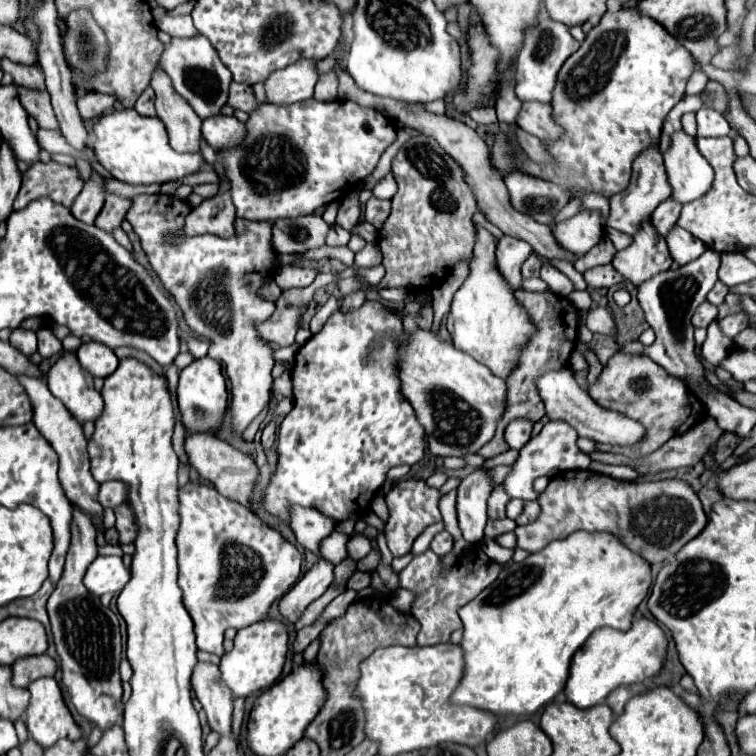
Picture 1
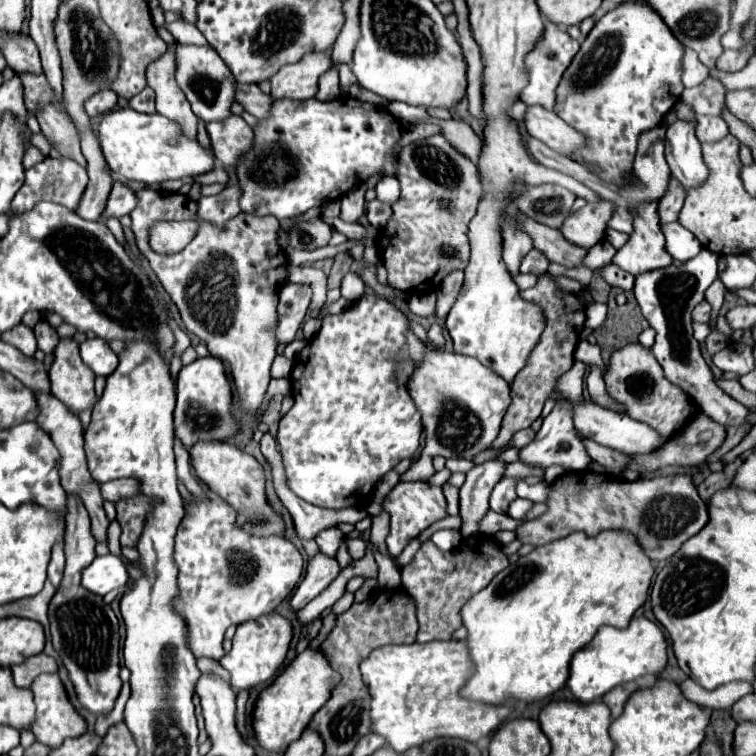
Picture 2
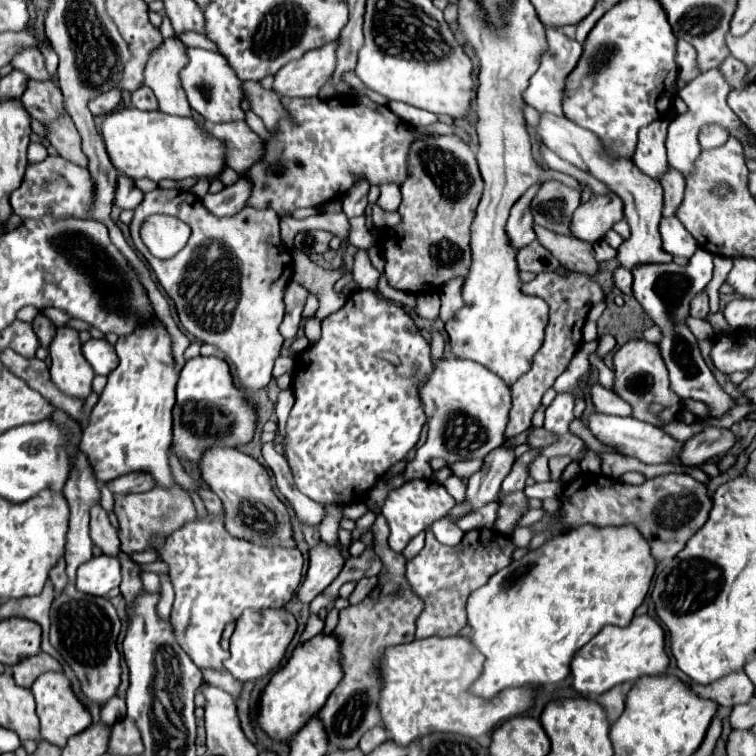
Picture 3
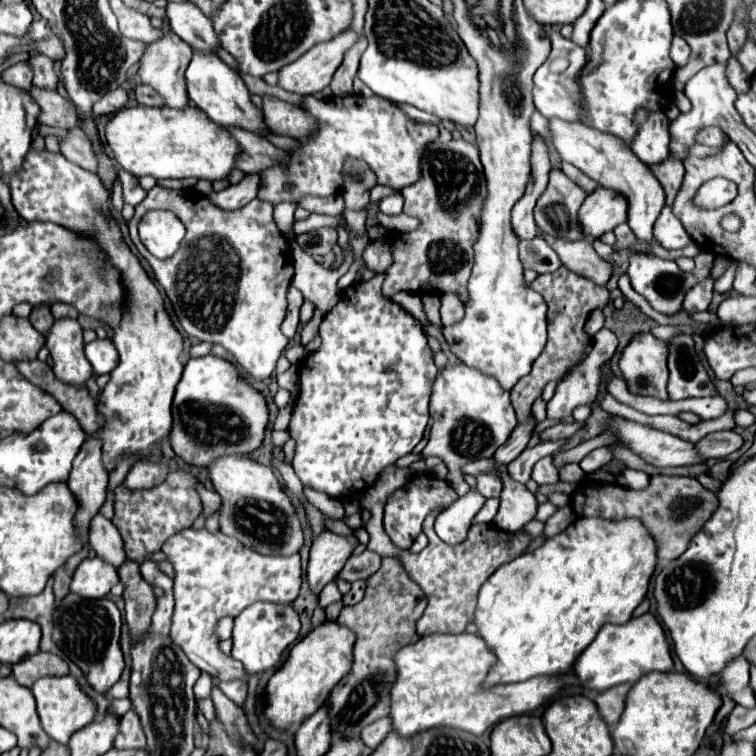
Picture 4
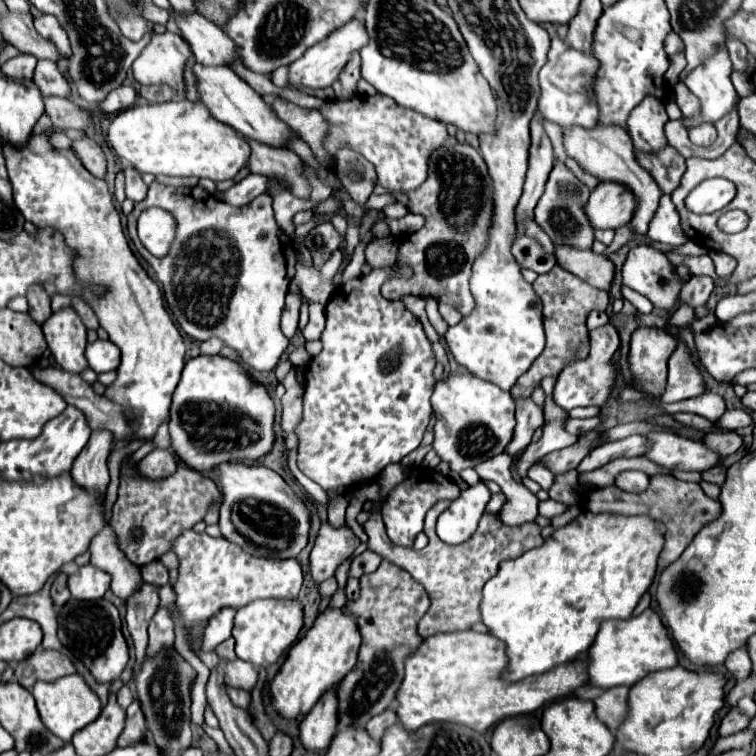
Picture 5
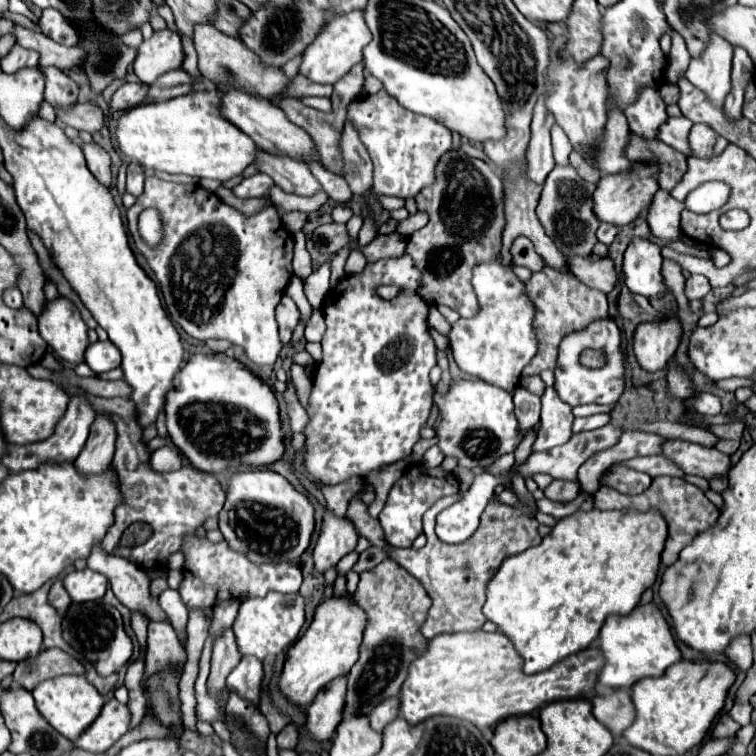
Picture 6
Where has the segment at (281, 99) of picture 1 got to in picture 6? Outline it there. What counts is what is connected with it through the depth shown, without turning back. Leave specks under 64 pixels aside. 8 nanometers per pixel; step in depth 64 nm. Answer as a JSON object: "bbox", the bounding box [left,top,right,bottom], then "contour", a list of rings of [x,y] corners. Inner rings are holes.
{"bbox":[298,10,372,84],"contour":[[[360,10],[344,16],[334,16],[328,22],[328,26],[322,30],[322,34],[306,48],[298,74],[318,84],[334,84],[336,80],[340,80],[340,76],[344,76],[344,72],[348,72],[348,68],[352,68],[352,64],[362,62],[362,48],[370,40],[372,40],[372,34],[368,32],[364,14]]]}

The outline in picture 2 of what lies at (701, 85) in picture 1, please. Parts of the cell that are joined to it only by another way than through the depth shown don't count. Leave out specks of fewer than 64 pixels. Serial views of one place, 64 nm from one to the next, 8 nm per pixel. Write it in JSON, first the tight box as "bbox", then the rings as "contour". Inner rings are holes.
{"bbox":[682,48,708,88],"contour":[[[686,48],[684,52],[684,76],[682,76],[682,82],[686,88],[692,88],[692,86],[698,86],[702,84],[706,78],[708,78],[708,68],[698,60],[696,52],[690,52]]]}

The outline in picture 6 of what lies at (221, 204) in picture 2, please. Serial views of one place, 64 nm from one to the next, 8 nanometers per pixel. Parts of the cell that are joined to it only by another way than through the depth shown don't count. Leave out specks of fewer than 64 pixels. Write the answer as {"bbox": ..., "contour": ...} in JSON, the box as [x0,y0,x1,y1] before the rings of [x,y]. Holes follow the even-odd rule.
{"bbox":[232,172,274,200],"contour":[[[258,172],[258,174],[250,176],[250,178],[244,178],[238,186],[232,188],[232,192],[234,192],[236,198],[242,198],[242,200],[246,200],[246,198],[262,198],[262,196],[268,196],[268,190],[272,186],[274,186],[272,180],[268,176],[264,176],[262,172]]]}

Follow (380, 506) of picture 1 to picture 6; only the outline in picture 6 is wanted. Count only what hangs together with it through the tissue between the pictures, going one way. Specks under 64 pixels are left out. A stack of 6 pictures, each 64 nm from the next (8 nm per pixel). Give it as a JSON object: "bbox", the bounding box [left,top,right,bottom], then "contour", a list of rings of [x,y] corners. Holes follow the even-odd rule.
{"bbox":[344,560,432,718],"contour":[[[384,560],[370,572],[360,574],[354,602],[366,612],[368,622],[364,628],[360,658],[348,674],[348,690],[344,702],[346,718],[370,716],[380,702],[398,696],[408,672],[408,664],[420,656],[420,652],[424,652],[424,644],[428,642],[420,634],[420,624],[426,620],[428,608],[432,604],[424,586],[392,560]]]}

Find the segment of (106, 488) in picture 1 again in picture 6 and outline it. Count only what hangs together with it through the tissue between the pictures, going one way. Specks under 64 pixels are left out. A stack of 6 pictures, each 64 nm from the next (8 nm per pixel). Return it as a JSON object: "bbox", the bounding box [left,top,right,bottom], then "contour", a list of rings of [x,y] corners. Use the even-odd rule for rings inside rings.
{"bbox":[150,446,182,472],"contour":[[[162,446],[150,454],[150,468],[154,472],[174,472],[182,466],[182,456],[172,446]]]}

